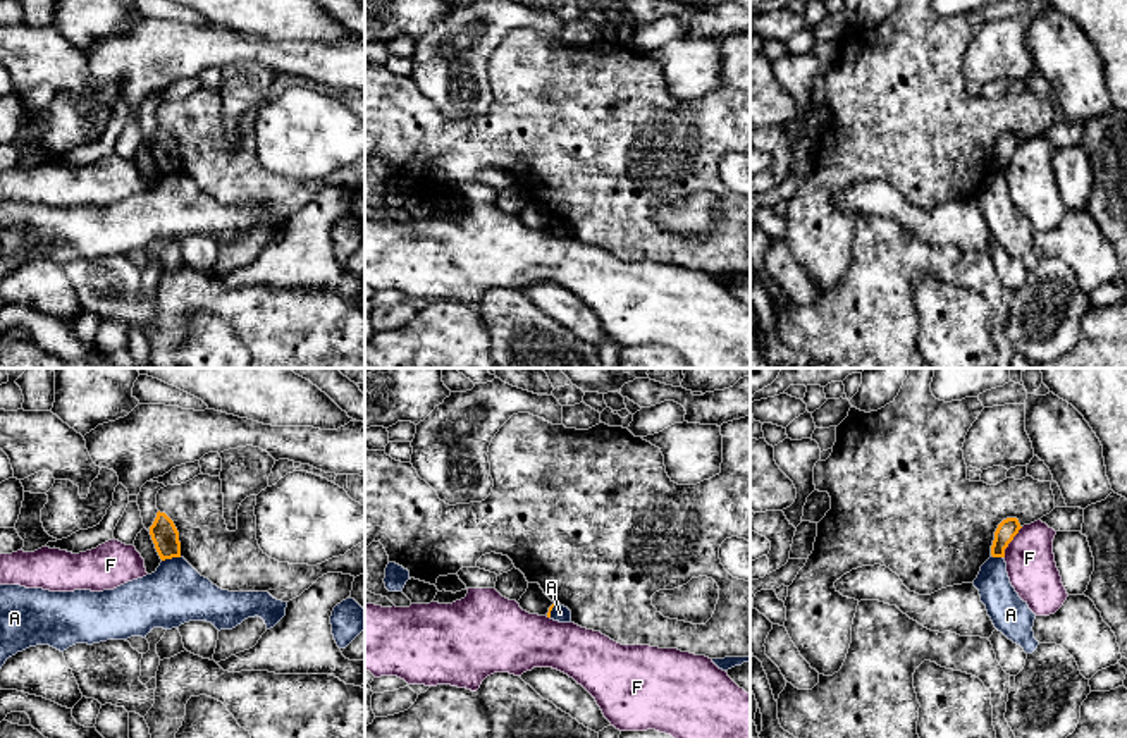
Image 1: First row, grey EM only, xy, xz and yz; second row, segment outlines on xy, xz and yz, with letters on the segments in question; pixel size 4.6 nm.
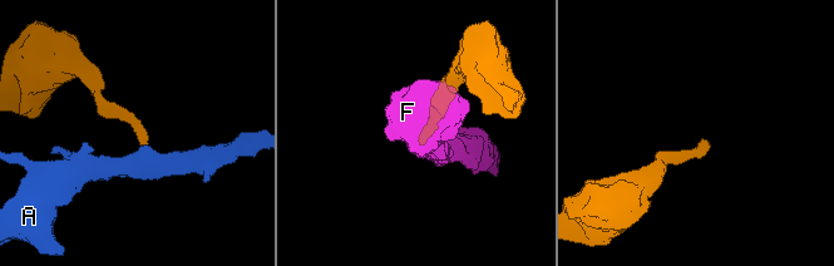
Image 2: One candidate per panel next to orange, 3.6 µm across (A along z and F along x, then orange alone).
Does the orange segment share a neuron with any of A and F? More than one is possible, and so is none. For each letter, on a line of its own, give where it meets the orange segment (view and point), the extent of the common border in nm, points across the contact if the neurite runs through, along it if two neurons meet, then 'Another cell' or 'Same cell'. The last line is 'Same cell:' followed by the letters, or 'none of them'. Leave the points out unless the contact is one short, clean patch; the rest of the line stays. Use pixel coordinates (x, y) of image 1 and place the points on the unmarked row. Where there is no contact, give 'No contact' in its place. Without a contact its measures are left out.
A: Touches orange at xy (171, 172). Shared border 90 nm. Boundary: xy (179, 171), (162, 176). Another cell
F: Touches orange at yz (1010, 155). Shared border 180 nm. Boundary: yz (1022, 141), (1005, 164), (1003, 172). Another cell
Same cell: none of them

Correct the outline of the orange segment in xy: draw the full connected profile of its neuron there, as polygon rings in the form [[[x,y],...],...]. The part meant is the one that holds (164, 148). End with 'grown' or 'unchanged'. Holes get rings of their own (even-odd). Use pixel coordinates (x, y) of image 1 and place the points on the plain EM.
[[[157,127],[150,150],[162,175],[181,172],[179,146],[165,127]]] | unchanged

